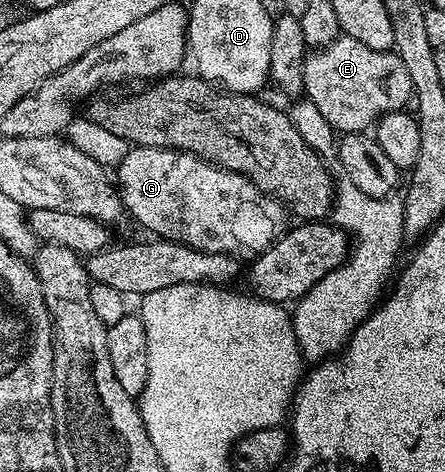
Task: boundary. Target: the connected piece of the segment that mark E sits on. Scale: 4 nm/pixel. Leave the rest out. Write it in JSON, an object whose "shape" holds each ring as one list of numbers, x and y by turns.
{"shape":[[346,36,308,53,303,61,303,94,306,101,317,104,317,112,325,116,332,131,343,134,370,131,384,114,403,110,413,98,411,77,398,54,374,50]]}

